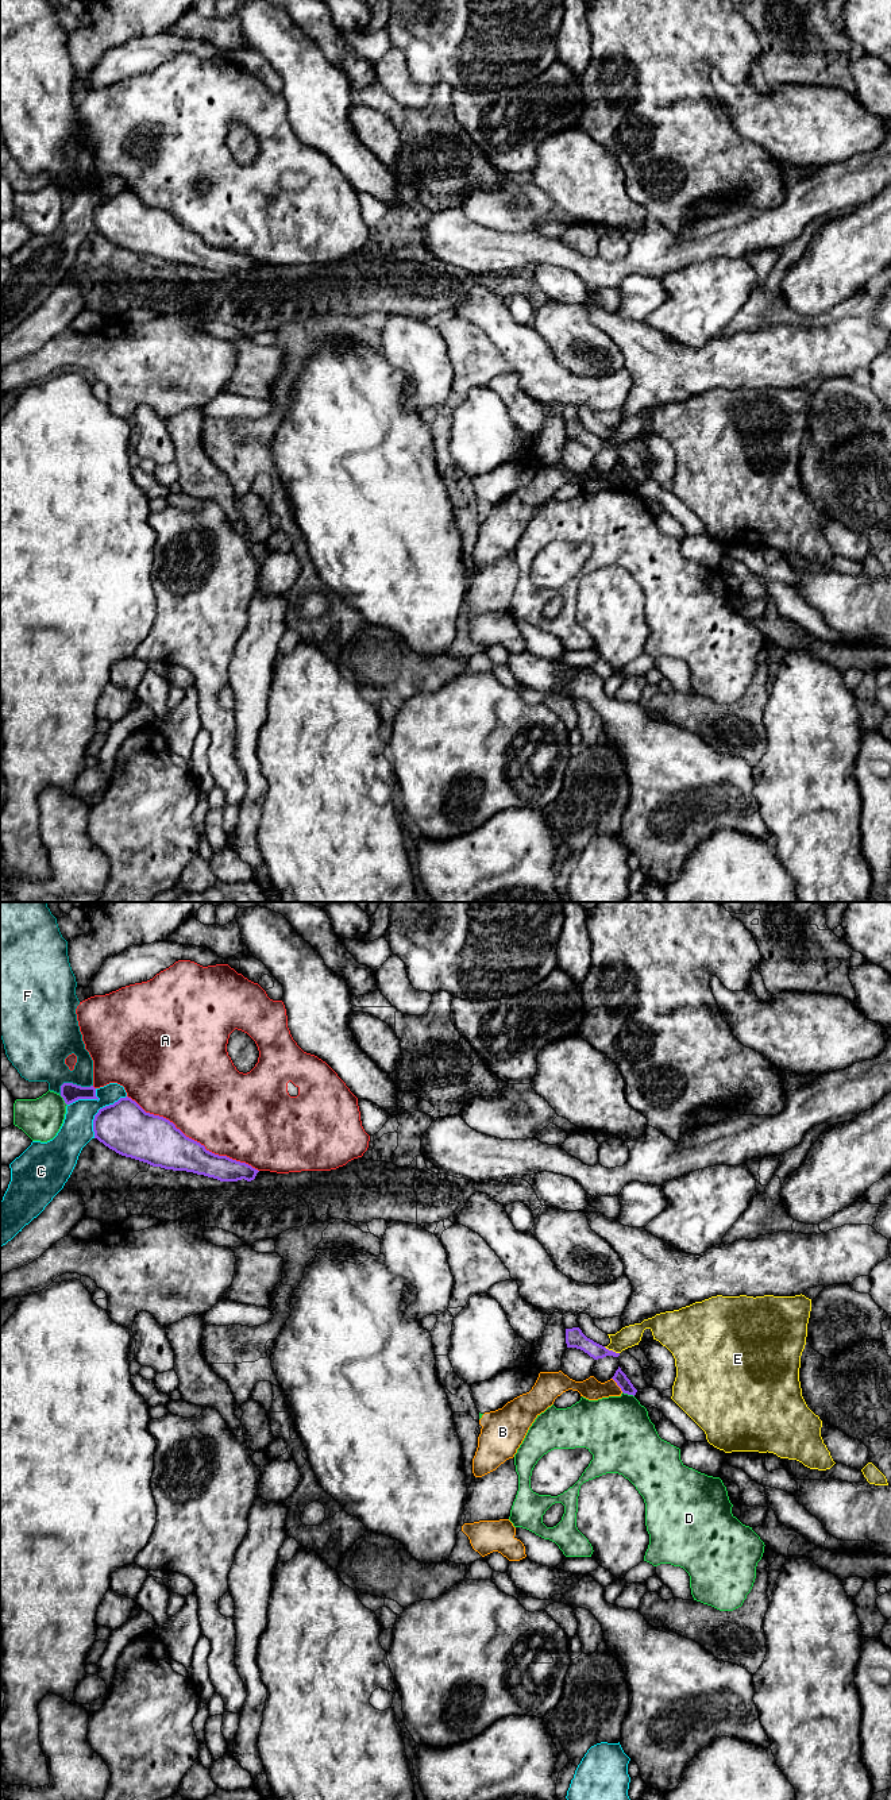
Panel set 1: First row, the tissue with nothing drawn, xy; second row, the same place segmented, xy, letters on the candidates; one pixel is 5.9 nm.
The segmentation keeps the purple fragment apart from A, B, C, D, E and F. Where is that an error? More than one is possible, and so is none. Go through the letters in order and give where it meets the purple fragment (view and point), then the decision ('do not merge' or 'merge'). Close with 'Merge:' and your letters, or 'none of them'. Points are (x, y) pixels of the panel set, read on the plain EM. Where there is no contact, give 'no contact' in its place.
A: contact xy (193, 232); do not merge
B: contact xy (617, 477); do not merge
C: contact xy (99, 203); do not merge
D: contact xy (628, 486); do not merge
E: contact xy (612, 443); do not merge
F: contact xy (72, 176); do not merge
Merge: none of them

